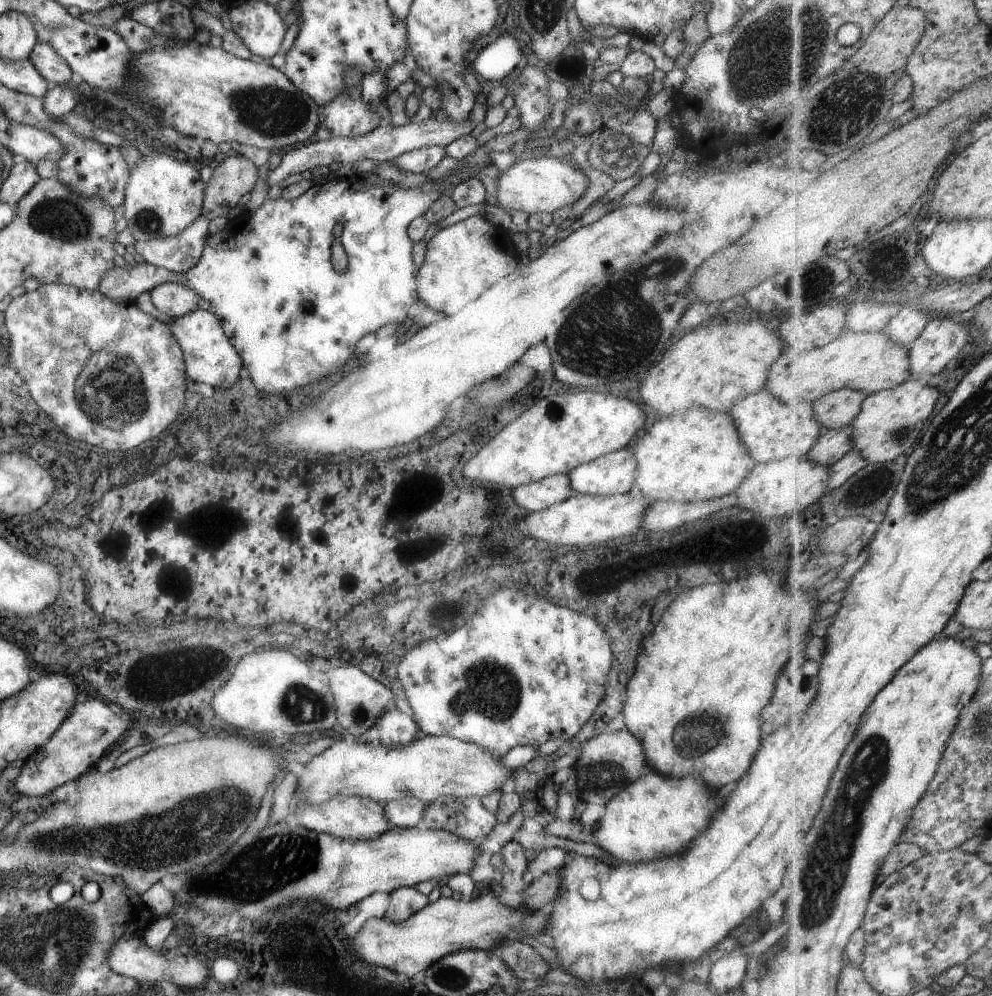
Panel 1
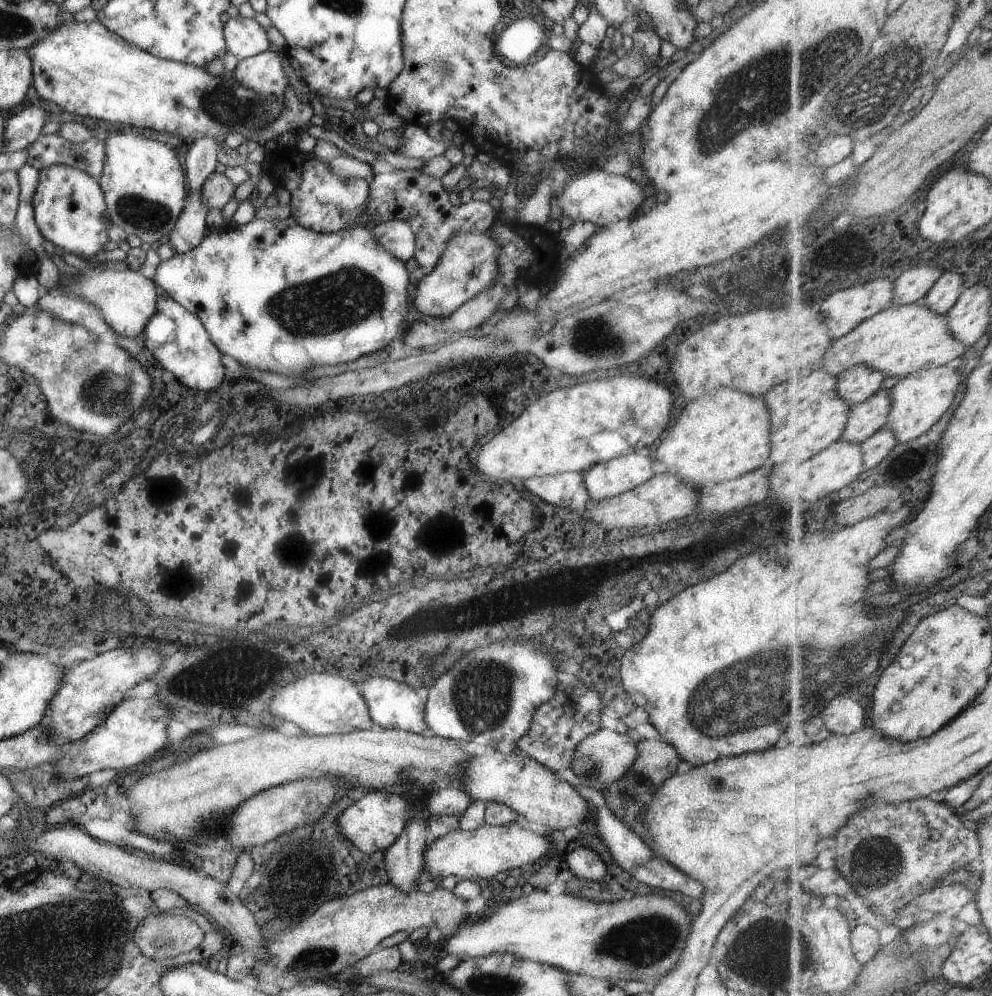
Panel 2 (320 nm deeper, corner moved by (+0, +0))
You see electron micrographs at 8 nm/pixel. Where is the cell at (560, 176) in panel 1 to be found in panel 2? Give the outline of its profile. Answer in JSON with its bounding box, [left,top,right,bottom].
[553,169,643,227]

